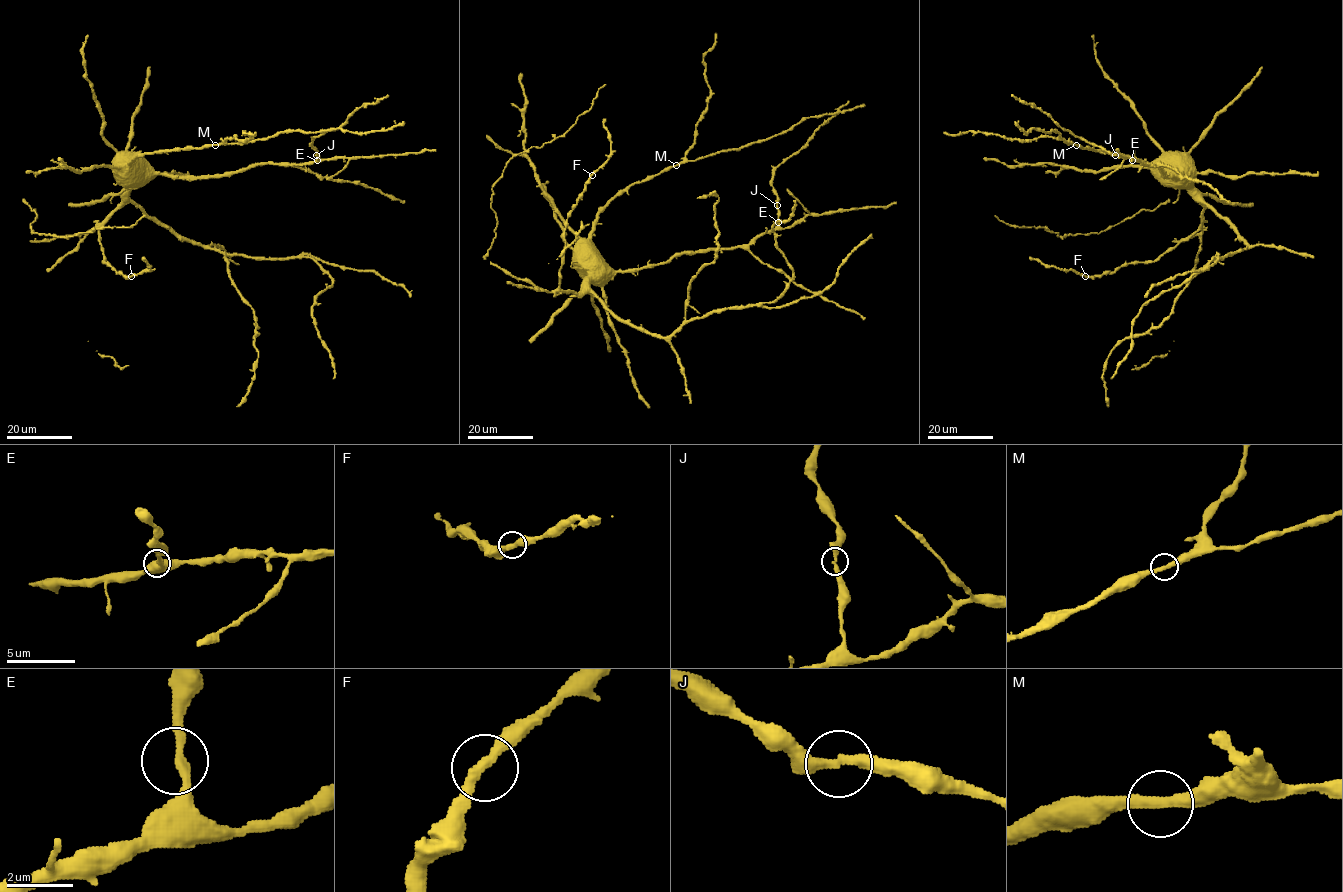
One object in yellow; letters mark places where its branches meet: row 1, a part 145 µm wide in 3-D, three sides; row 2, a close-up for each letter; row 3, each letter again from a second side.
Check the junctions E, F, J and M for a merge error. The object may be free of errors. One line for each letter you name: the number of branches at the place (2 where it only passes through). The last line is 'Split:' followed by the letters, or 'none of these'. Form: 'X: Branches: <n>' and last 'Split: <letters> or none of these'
Split: none of these

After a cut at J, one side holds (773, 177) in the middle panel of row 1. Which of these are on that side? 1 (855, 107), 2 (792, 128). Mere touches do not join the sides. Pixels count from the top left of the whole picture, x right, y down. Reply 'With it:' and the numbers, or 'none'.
With it: none

